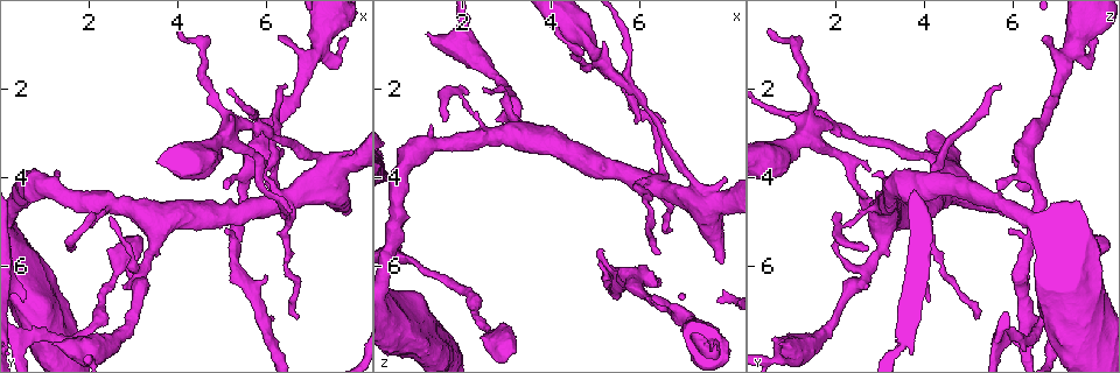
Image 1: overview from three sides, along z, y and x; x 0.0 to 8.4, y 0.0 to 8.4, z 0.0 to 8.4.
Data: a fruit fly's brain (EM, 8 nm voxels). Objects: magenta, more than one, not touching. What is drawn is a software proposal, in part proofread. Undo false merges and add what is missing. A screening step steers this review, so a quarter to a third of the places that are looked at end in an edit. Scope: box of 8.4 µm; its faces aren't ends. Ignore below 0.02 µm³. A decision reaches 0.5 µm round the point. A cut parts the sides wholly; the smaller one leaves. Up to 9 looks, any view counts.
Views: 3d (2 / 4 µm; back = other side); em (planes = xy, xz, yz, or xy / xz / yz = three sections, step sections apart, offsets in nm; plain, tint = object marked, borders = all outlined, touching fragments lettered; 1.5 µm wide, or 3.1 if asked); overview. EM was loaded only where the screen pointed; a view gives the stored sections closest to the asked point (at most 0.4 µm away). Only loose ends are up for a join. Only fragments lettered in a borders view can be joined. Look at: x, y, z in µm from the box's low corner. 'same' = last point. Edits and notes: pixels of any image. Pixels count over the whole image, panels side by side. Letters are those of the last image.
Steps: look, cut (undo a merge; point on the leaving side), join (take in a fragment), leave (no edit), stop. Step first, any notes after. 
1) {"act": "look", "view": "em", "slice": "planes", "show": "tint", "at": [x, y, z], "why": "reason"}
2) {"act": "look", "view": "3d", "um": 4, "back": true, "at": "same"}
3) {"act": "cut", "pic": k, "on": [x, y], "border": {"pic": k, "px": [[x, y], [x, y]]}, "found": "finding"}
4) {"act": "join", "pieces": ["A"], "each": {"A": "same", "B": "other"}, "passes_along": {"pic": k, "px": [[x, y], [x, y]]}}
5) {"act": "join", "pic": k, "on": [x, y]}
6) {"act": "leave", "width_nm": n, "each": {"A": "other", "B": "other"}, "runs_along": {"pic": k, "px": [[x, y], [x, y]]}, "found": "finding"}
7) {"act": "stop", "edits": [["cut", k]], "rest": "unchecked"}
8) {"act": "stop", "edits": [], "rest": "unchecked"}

{"act": "look", "view": "3d", "um": 2, "at": [5.05, 4.30, 5.65], "why": "an open end"}

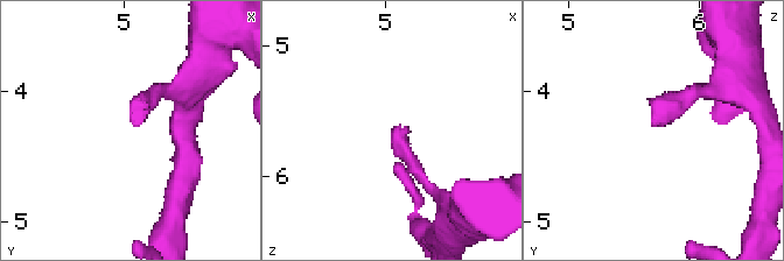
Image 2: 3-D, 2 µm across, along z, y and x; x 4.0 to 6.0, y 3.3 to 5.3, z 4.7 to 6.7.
{"act": "look", "view": "em", "slice": "xz", "step": 8, "show": "tint", "at": [5.06, 4.24, 5.64], "why": "now the EM"}

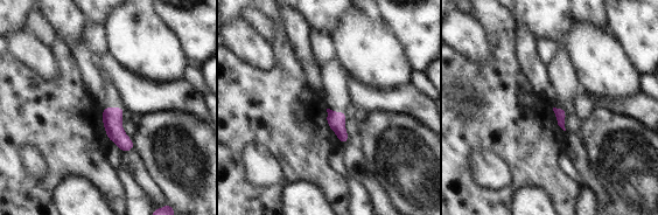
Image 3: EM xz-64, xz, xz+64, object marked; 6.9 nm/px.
{"act": "look", "view": "em", "slice": "xz", "step": 8, "show": "borders", "at": "same"}

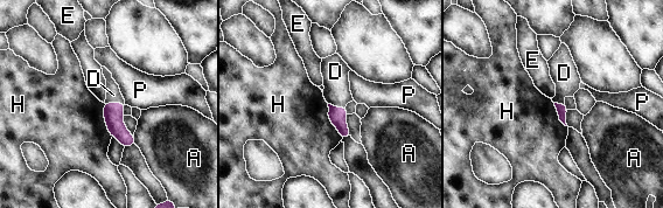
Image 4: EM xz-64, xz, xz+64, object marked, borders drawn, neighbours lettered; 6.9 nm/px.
{"act": "join", "pieces": ["D"], "each": {"A": "other", "D": "same", "E": "other", "H": "other", "P": "other"}, "found": "it goes on there"}

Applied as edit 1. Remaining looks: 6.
{"act": "look", "view": "3d", "um": 4, "back": true, "at": [1.20, 7.80, 0.70]}

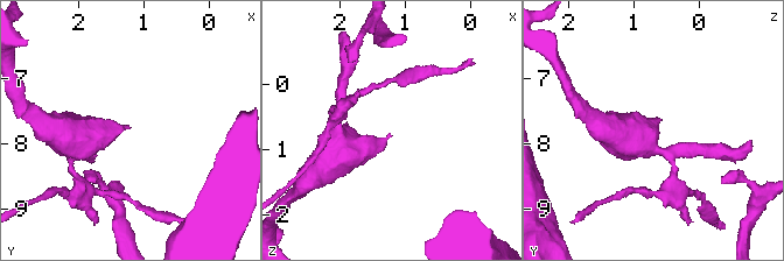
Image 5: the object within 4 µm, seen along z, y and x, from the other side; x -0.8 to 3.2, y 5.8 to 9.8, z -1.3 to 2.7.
{"act": "look", "view": "em", "slice": "planes", "show": "borders", "at": [1.25, 7.75, 0.75], "why": "need the tissue"}

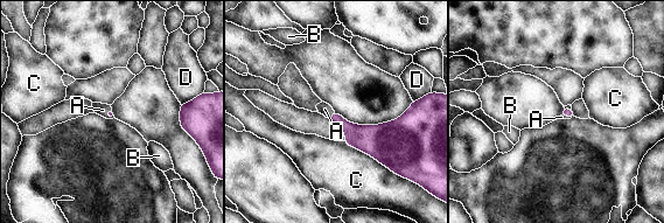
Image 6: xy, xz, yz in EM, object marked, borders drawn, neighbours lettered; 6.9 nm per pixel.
{"act": "join", "pieces": ["A"], "each": {"A": "same", "B": "other", "C": "other", "D": "other"}, "passes_along": {"pic": 6, "px": [[360, 137], [332, 115], [324, 109]]}, "found": "it goes on there"}

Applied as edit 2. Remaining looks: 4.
{"act": "look", "view": "overview", "why": "see it whole again"}

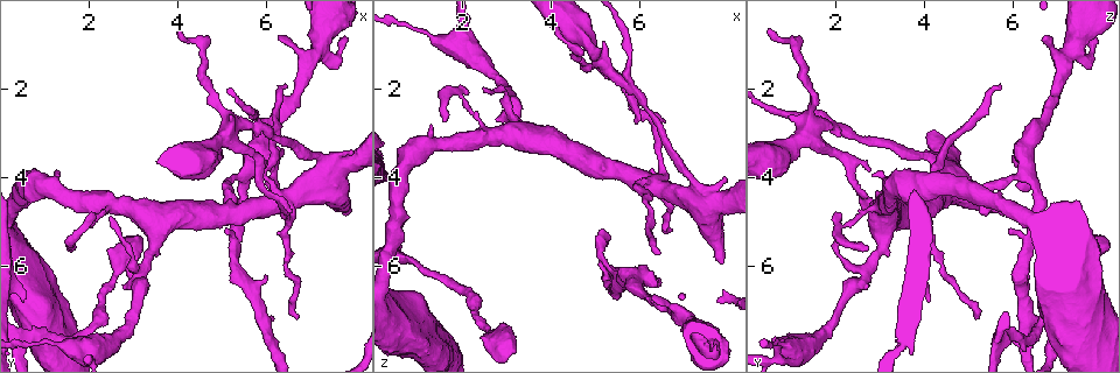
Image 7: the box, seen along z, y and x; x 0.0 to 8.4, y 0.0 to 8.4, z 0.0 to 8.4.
{"act": "look", "view": "3d", "um": 2, "at": [6.75, 7.15, 5.20], "why": "end of a long branch"}

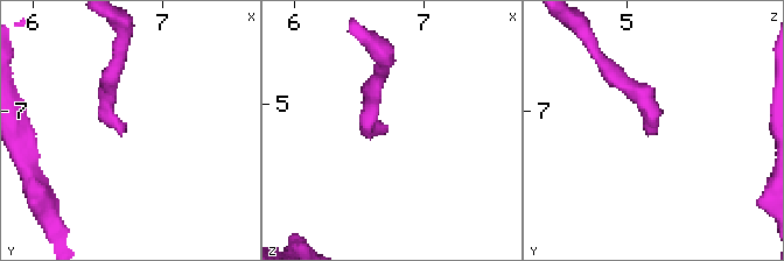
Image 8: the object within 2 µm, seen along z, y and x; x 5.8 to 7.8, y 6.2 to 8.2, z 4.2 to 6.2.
{"act": "look", "view": "em", "slice": "planes", "show": "borders", "at": [6.70, 7.18, 5.20], "why": "need the tissue"}

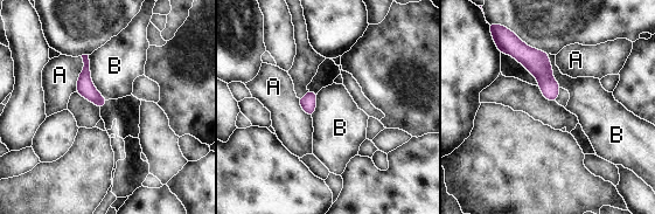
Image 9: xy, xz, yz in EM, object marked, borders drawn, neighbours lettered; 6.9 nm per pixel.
{"act": "leave", "width_nm": 110, "each": {"A": "other", "B": "other"}, "runs_along": {"pic": 9, "px": [[85, 57], [85, 88], [100, 104]]}, "found": "no lettered fragment goes on from it"}

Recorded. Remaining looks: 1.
{"act": "stop", "edits": [["join", 4], ["join", 6]], "rest": "unchecked"}

